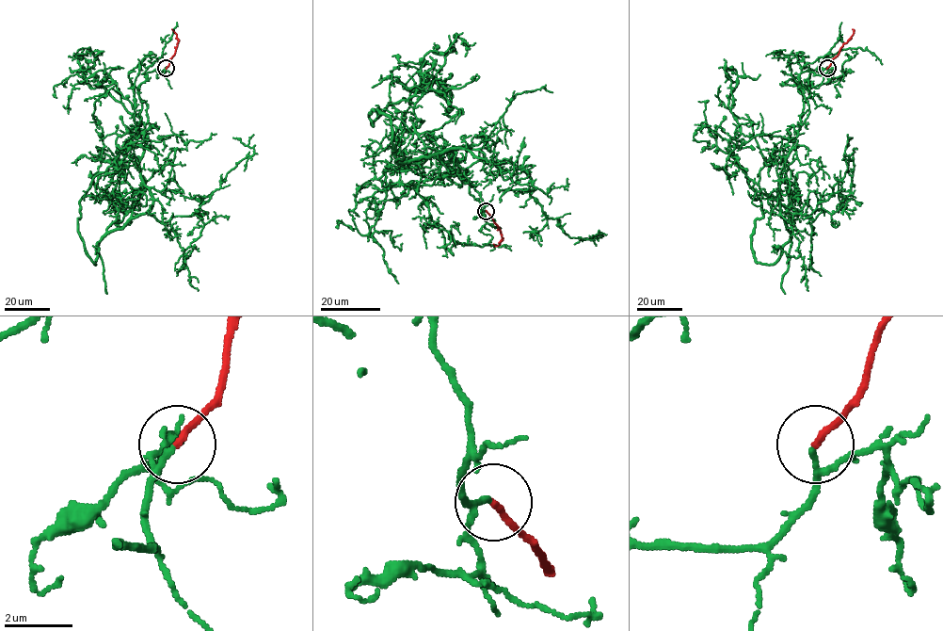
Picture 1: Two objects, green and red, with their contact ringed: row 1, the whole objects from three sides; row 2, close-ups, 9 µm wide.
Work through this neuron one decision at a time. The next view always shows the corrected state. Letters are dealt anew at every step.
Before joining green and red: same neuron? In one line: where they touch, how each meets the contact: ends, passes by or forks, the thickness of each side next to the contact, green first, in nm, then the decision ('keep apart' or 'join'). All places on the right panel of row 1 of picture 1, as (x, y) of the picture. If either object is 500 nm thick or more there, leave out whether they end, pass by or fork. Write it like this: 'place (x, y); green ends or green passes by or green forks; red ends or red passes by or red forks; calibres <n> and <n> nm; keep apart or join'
place (827, 68); green passes by; red ends; calibres 120 and 200 nm; join

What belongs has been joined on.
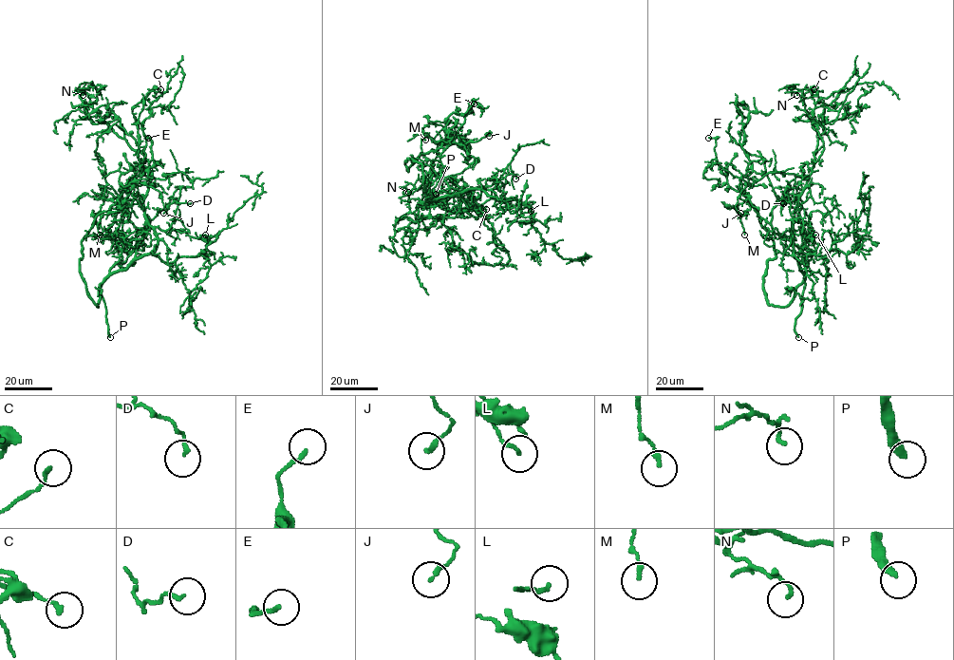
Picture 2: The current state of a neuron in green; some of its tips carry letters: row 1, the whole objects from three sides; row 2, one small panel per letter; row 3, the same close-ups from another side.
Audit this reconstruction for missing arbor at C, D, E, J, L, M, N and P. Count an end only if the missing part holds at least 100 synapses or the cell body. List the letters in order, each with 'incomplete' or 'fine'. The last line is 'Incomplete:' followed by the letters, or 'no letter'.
C: fine
D: fine
E: fine
J: fine
L: fine
M: fine
N: fine
P: incomplete
Incomplete: P

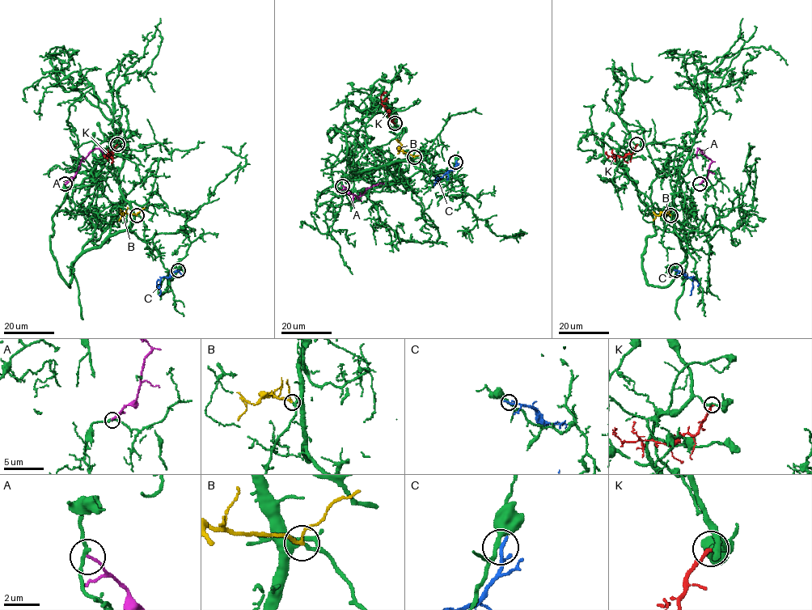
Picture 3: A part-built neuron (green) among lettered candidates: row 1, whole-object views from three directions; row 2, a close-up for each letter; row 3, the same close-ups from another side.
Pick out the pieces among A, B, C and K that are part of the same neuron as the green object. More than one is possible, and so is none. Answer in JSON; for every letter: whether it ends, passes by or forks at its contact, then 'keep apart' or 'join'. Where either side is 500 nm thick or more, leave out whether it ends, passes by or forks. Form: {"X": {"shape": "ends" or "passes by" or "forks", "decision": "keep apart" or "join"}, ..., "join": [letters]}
{"A": {"shape": "ends", "decision": "keep apart"}, "B": {"shape": "passes by", "decision": "join"}, "C": {"shape": "passes by", "decision": "keep apart"}, "K": {"shape": "ends", "decision": "keep apart"}, "join": ["B"]}

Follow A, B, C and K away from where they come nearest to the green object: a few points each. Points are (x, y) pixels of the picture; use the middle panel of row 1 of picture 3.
A: (342, 186), (358, 198), (366, 189), (380, 183), (384, 184)
B: (414, 157), (400, 150), (401, 145), (396, 139)
C: (456, 162), (456, 166), (438, 180), (436, 176)
K: (395, 123), (382, 104), (385, 99)

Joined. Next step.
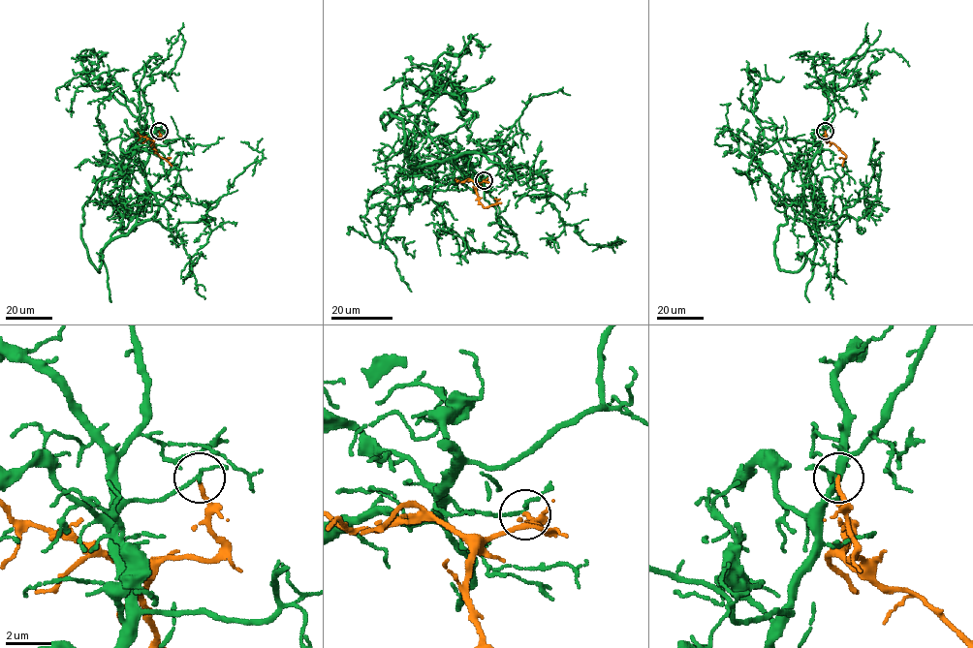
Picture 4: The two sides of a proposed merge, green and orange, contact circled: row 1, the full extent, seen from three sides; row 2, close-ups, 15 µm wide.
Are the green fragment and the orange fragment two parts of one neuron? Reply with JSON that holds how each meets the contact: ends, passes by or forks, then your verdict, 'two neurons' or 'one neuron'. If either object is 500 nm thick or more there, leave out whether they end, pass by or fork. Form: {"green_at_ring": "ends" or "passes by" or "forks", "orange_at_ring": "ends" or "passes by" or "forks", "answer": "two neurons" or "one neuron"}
{"green_at_ring": "passes by", "orange_at_ring": "ends", "answer": "two neurons"}

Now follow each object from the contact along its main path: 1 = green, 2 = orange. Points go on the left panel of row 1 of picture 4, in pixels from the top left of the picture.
1: (159, 131), (144, 167), (158, 212), (111, 238), (140, 115), (107, 72), (83, 83)
2: (159, 131), (161, 138), (153, 142), (155, 151), (172, 166)

